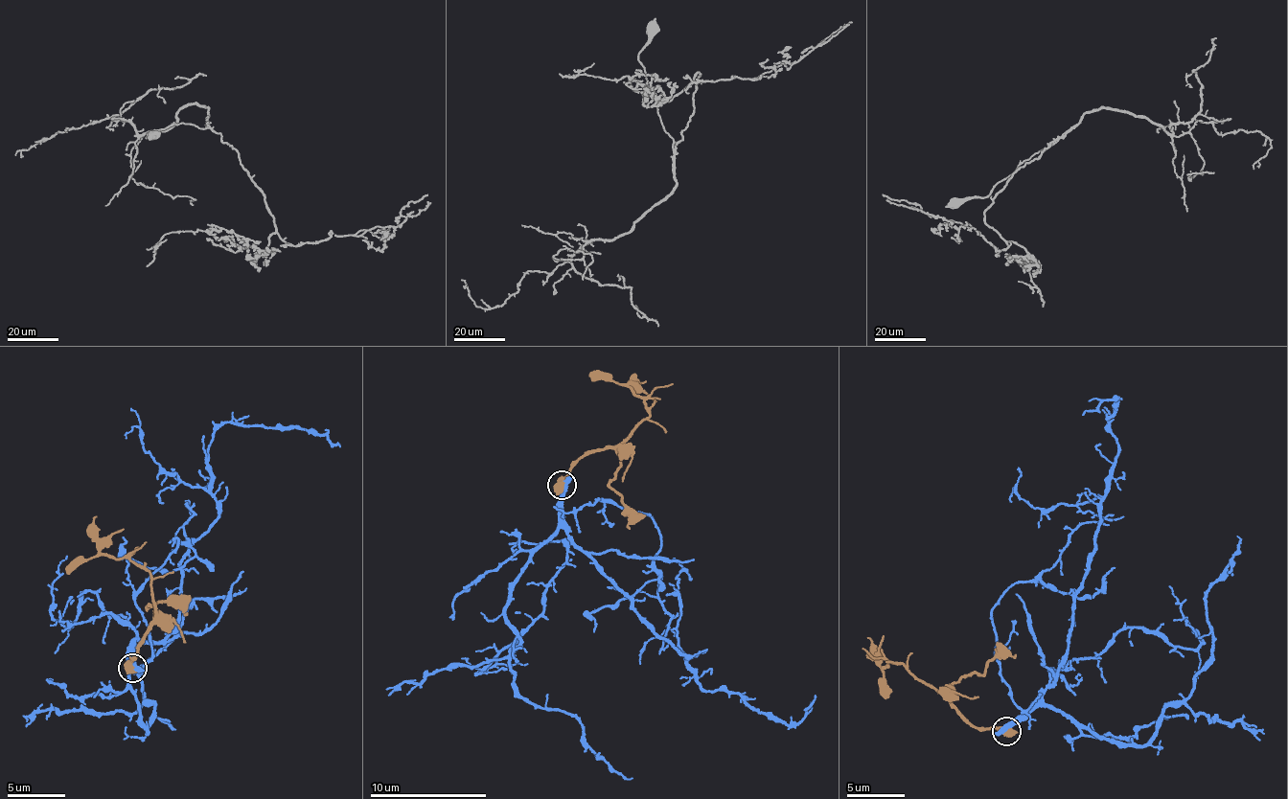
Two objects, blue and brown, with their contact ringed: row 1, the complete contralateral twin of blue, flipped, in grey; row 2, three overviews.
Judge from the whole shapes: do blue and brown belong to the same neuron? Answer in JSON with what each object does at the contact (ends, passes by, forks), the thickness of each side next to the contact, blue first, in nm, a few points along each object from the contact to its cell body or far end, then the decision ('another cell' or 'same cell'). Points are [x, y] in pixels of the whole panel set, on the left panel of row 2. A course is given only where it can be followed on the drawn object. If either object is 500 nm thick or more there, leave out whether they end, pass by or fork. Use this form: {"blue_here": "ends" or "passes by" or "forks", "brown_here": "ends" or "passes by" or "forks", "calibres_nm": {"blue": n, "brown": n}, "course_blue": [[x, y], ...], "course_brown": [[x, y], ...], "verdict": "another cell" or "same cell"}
{"calibres_nm": {"blue": 400, "brown": 800}, "course_blue": [[132, 668], [136, 639], [178, 619], [183, 556], [216, 517], [209, 444], [229, 421], [339, 446]], "course_brown": [[132, 668], [154, 615], [148, 572], [135, 563], [103, 555], [80, 561], [66, 573]], "verdict": "another cell"}

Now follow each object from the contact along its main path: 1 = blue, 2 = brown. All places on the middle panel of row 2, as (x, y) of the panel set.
1: (562, 486), (569, 534), (632, 598), (646, 625), (690, 659), (706, 691), (737, 693), (802, 722), (815, 696)
2: (562, 486), (581, 459), (622, 440), (648, 415), (646, 403), (628, 387), (589, 374)

